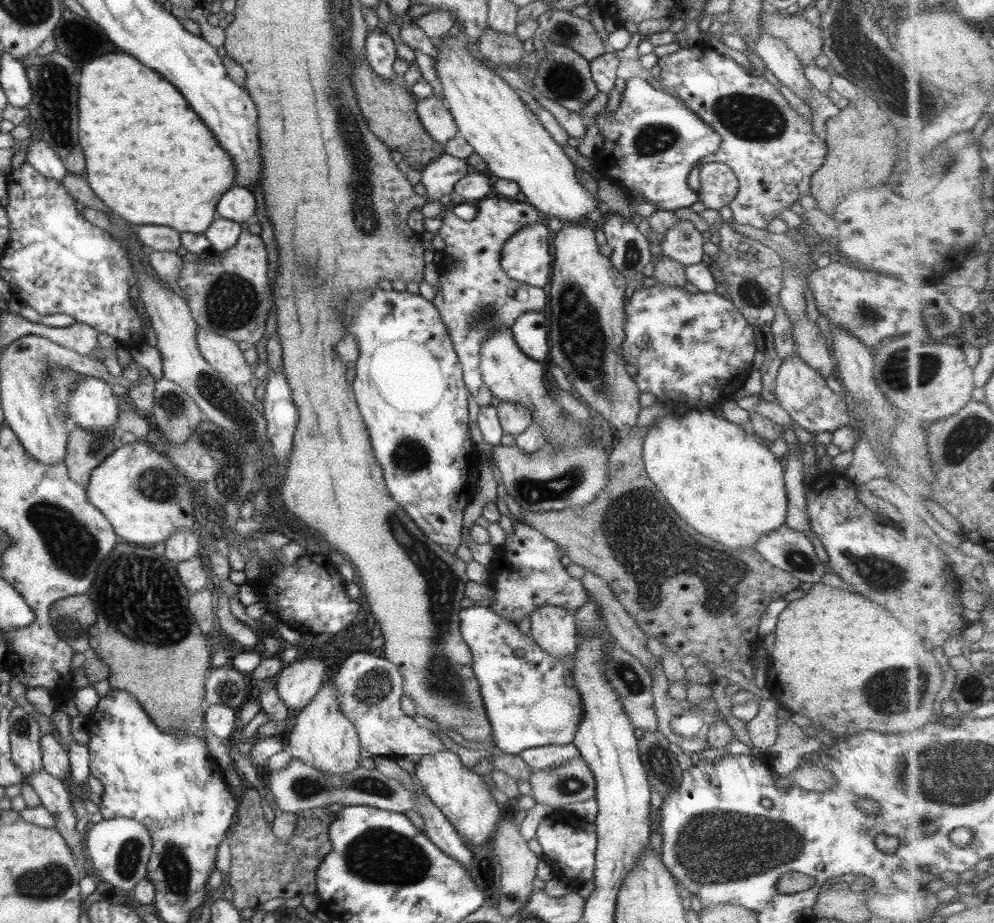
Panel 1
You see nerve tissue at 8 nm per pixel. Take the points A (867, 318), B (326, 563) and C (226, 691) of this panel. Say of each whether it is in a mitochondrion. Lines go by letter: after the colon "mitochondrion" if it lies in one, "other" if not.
A: mitochondrion
B: other
C: mitochondrion

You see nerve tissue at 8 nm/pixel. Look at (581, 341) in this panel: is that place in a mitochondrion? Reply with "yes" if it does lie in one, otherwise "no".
yes

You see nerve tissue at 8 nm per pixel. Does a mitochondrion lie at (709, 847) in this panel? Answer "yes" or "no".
yes

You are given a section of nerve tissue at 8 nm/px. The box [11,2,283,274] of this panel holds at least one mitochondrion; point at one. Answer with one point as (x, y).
(54, 92)

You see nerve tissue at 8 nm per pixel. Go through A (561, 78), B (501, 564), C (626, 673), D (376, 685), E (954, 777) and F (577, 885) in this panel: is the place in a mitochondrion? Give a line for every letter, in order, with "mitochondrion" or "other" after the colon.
A: mitochondrion
B: other
C: mitochondrion
D: mitochondrion
E: mitochondrion
F: other

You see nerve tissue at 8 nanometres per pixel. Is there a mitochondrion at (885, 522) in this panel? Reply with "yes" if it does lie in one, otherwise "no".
no

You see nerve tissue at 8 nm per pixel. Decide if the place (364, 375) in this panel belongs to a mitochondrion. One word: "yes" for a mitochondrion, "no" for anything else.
no

